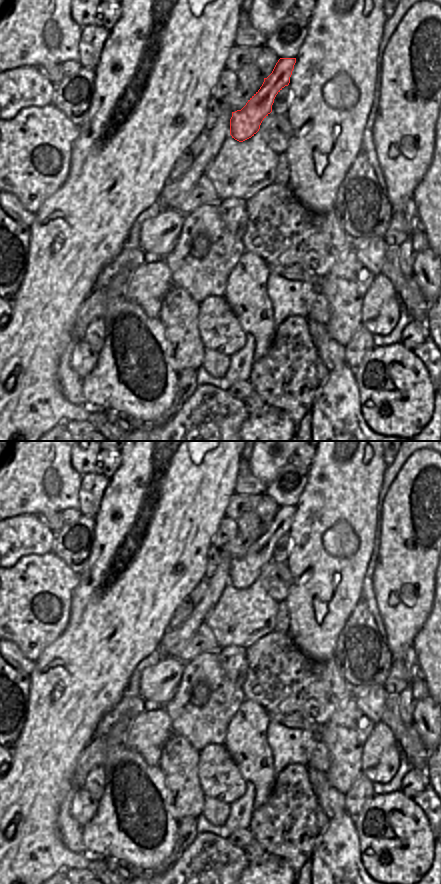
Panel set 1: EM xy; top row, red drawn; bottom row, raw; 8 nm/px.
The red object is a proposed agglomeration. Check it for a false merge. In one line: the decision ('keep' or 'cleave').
keep

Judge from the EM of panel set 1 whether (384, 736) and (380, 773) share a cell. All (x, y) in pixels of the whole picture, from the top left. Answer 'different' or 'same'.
same

